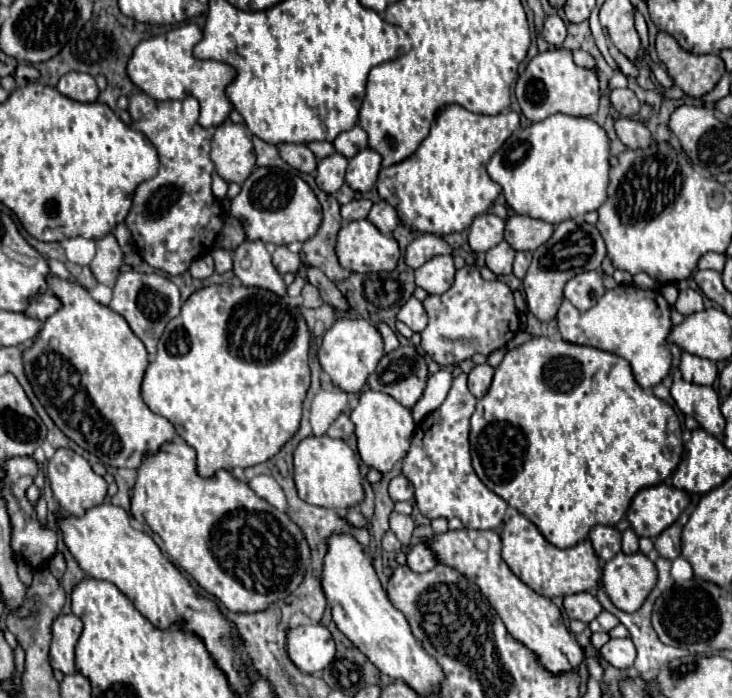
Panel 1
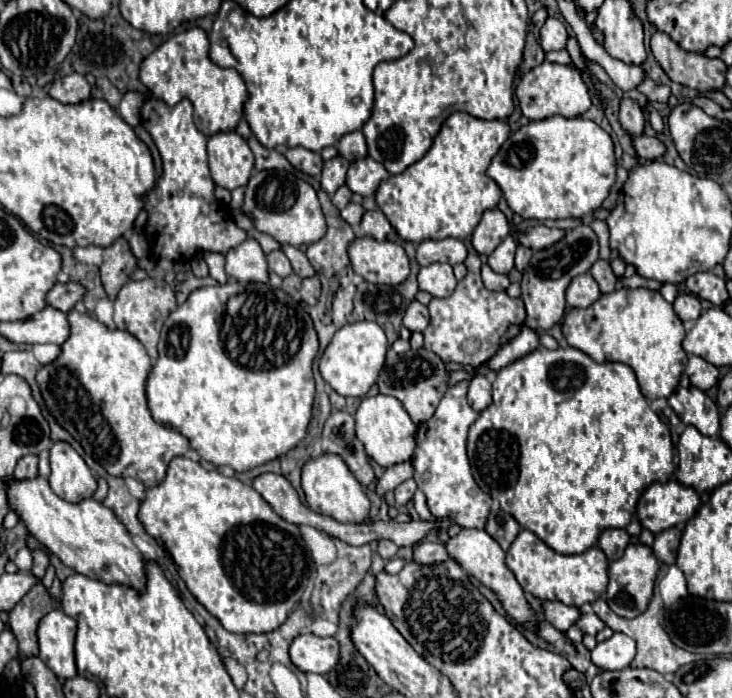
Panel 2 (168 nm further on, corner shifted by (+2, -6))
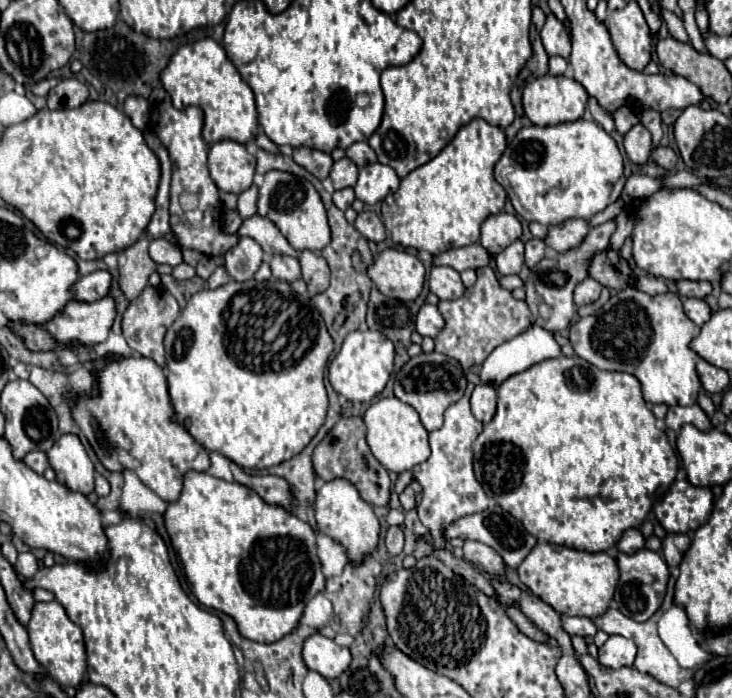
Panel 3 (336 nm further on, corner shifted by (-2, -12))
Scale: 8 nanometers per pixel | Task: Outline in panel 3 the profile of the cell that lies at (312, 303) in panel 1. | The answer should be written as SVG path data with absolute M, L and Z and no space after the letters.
M304 250L300 254L300 264L302 264L302 278L308 284L308 292L312 296L324 292L330 284L330 268L326 260L318 252Z

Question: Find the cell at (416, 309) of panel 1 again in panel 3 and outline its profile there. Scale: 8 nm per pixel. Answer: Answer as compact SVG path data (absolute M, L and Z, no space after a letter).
M424 304L418 312L418 320L416 320L416 332L422 336L438 336L438 332L444 328L444 318L438 312L436 306L432 304Z

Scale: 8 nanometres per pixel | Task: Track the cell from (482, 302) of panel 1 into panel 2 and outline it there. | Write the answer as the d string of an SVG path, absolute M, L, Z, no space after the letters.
M468 254L464 264L468 274L458 282L454 294L448 298L432 298L428 304L430 324L424 330L424 348L438 354L444 362L476 368L518 336L526 312L522 298L510 298L506 292L492 292L484 288L480 280L480 258L476 254Z

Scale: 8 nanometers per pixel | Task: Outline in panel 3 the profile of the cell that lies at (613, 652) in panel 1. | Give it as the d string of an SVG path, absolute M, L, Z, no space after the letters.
M610 636L598 648L598 662L608 668L632 666L636 658L636 644L624 636Z

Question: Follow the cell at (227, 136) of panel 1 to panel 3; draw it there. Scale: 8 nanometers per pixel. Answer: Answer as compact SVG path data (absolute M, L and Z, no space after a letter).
M220 140L210 146L208 170L214 184L222 192L240 194L252 186L256 172L256 158L244 144L234 140Z

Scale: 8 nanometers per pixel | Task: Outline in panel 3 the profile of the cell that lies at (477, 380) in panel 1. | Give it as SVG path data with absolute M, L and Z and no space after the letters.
M480 384L472 392L472 414L482 424L490 422L496 412L496 388L490 384Z

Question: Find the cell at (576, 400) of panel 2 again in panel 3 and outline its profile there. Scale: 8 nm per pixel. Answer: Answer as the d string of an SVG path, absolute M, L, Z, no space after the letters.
M560 356L542 360L534 366L530 366L524 372L518 372L504 380L497 390L497 407L494 418L484 426L480 436L474 442L474 472L478 482L482 484L484 492L492 496L506 512L510 512L516 520L522 522L522 526L540 542L570 546L576 550L586 552L604 552L618 544L620 536L628 528L640 528L646 516L650 514L654 506L654 494L658 488L668 488L678 472L678 456L668 444L666 434L656 426L656 418L652 410L646 406L640 390L640 382L626 372L604 372L592 366L590 362L578 358L578 356Z

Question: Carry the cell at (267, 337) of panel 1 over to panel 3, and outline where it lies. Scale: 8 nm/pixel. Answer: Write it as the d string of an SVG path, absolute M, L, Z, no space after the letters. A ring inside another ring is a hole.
M248 280L248 282L228 282L222 288L216 290L202 290L196 292L186 308L180 312L180 316L174 320L174 324L168 328L166 338L164 338L164 346L166 346L166 358L168 358L168 392L172 398L172 406L176 412L176 420L180 424L184 424L188 428L188 432L208 450L208 452L218 452L224 458L236 462L242 468L248 470L256 470L256 468L270 468L276 466L284 460L294 458L298 452L302 452L302 448L306 448L306 444L316 436L318 428L324 424L326 418L326 410L328 410L328 396L326 396L326 388L324 388L324 370L328 364L328 358L334 350L334 340L330 338L330 334L326 332L326 324L320 316L320 312L314 308L314 304L310 300L304 300L302 296L298 296L288 282L284 280L266 280L266 282L256 282L256 280ZM242 294L242 312L234 312L232 310L232 300Z

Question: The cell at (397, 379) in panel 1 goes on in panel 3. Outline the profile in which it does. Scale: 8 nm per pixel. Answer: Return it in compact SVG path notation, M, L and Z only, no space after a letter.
M438 352L420 354L410 358L396 374L394 374L394 396L410 406L420 414L420 420L428 432L438 430L444 424L444 410L458 402L466 388L466 376L456 360L442 356Z

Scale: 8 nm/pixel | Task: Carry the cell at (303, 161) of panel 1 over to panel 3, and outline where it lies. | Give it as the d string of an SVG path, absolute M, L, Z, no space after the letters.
M294 148L294 162L304 166L310 174L314 174L318 180L324 180L328 178L330 174L330 168L334 164L332 156L326 154L326 152L320 152L320 150L314 150L314 148Z

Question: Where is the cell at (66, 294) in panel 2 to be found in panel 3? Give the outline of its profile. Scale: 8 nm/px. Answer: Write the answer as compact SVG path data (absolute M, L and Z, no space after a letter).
M96 270L88 276L82 276L72 292L74 292L74 298L76 300L82 300L82 302L96 302L100 298L104 298L110 290L110 284L112 284L112 276L108 270Z

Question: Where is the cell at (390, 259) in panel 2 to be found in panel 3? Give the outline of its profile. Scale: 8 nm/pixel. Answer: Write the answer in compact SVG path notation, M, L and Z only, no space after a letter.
M386 248L374 258L374 264L368 268L368 276L384 296L412 302L424 288L426 268L416 256L396 248Z

